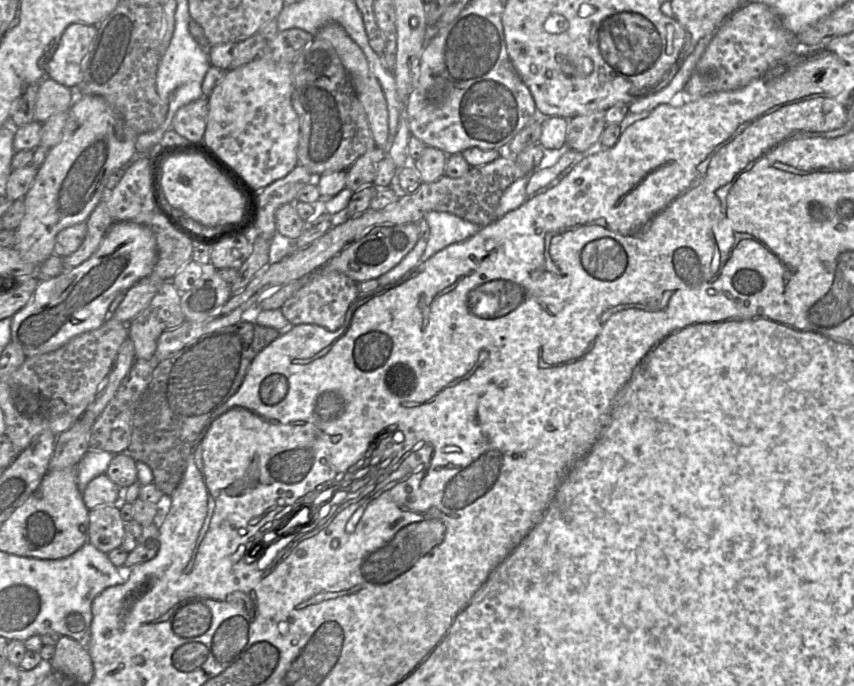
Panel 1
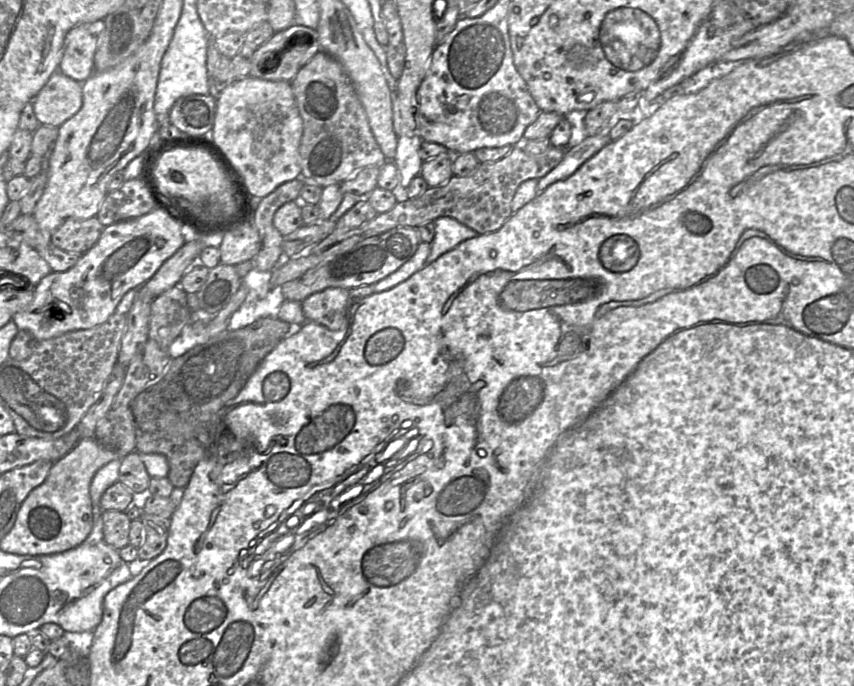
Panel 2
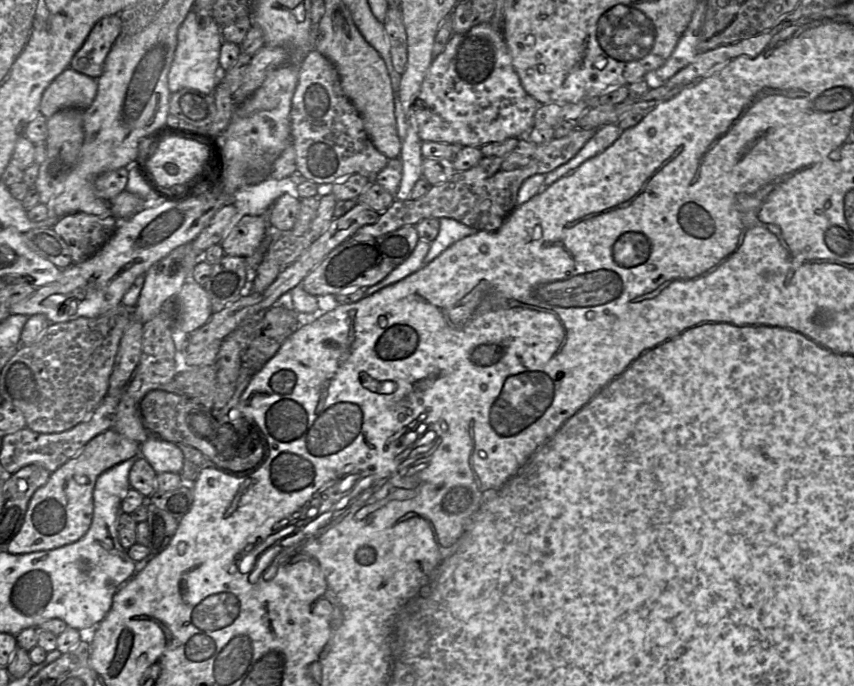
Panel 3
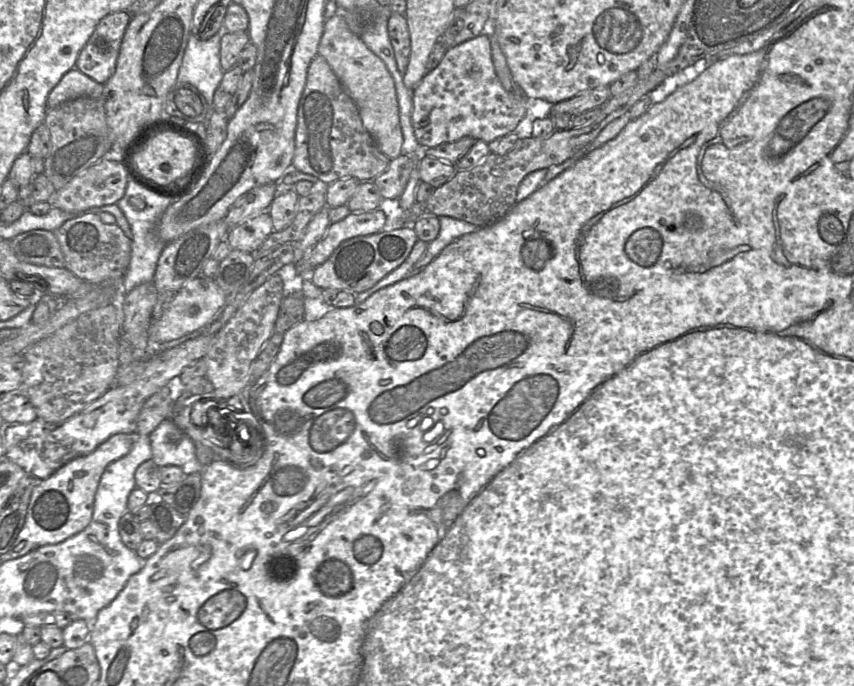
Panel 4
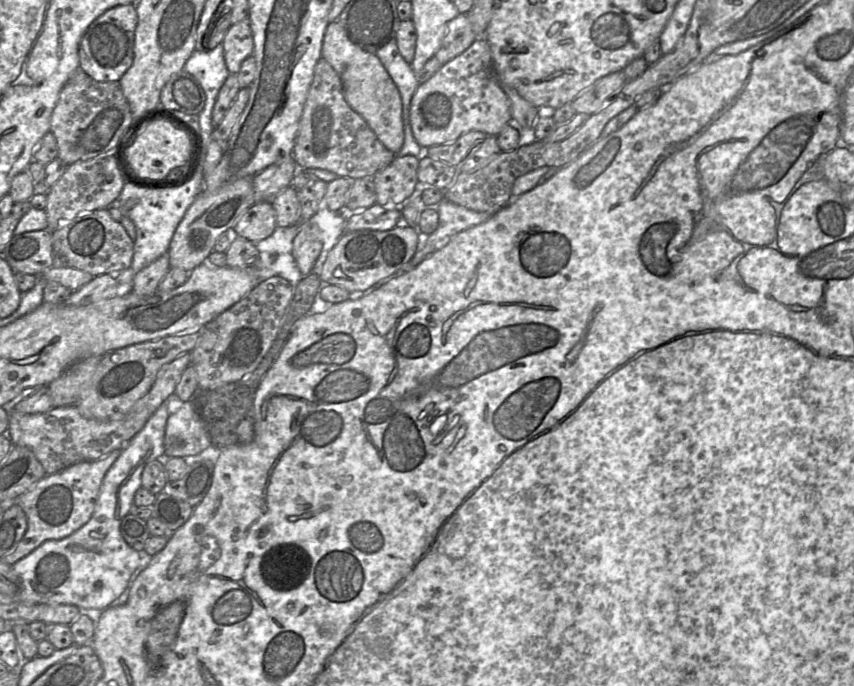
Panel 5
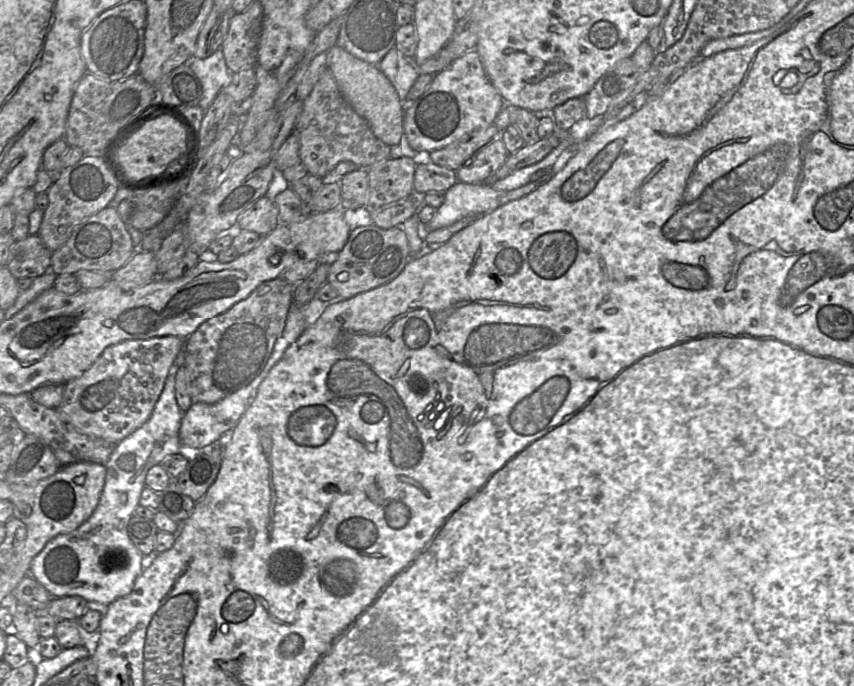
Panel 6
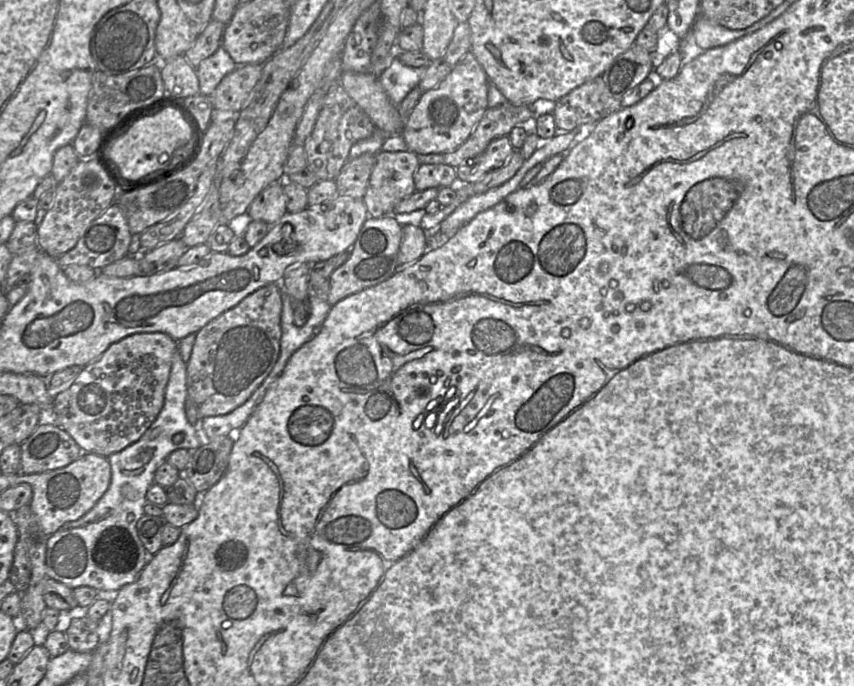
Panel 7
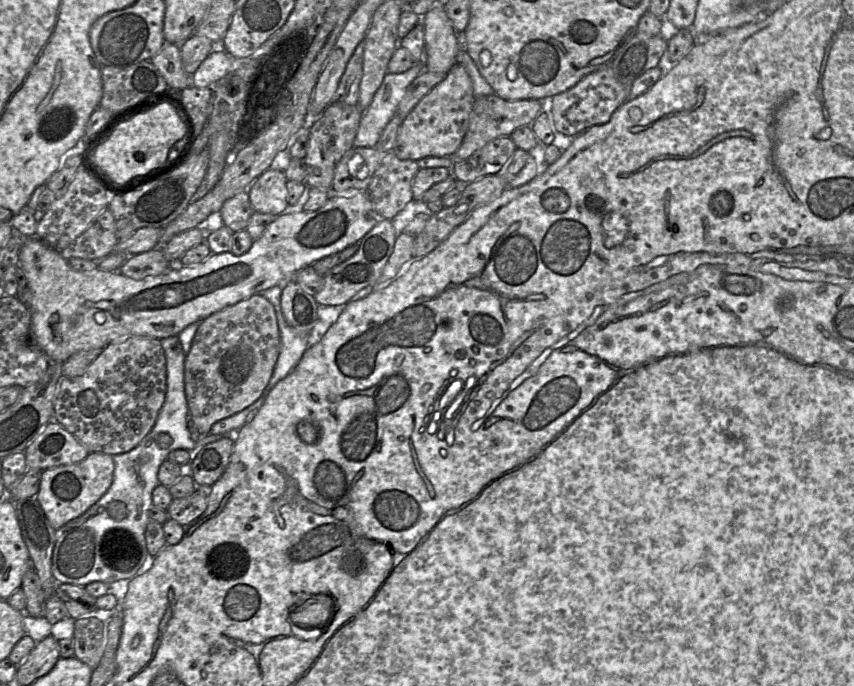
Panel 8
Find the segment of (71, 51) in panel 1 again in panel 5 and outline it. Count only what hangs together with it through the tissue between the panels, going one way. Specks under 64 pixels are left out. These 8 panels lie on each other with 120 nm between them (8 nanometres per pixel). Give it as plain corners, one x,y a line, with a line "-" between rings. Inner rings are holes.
135,4
115,6
96,18
80,41
79,69
99,82
119,82
133,63
133,45
137,21

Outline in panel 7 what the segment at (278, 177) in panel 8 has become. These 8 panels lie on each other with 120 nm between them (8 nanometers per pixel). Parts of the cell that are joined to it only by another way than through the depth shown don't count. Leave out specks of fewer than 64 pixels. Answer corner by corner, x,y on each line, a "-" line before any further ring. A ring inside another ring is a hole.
276,181
263,189
251,202
247,216
251,220
274,225
287,212
285,195
281,181

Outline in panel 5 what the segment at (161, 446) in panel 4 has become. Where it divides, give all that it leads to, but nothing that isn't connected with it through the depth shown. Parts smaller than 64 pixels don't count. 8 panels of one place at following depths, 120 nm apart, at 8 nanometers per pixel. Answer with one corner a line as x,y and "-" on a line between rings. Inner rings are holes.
192,401
184,402
169,416
164,435
164,458
194,456
211,445
206,423

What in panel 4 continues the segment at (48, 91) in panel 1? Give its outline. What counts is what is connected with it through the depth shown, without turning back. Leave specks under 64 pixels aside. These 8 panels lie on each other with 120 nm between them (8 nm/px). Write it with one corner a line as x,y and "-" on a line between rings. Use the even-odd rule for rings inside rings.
76,67
69,70
47,97
48,108
80,97
102,97
104,84
94,81

